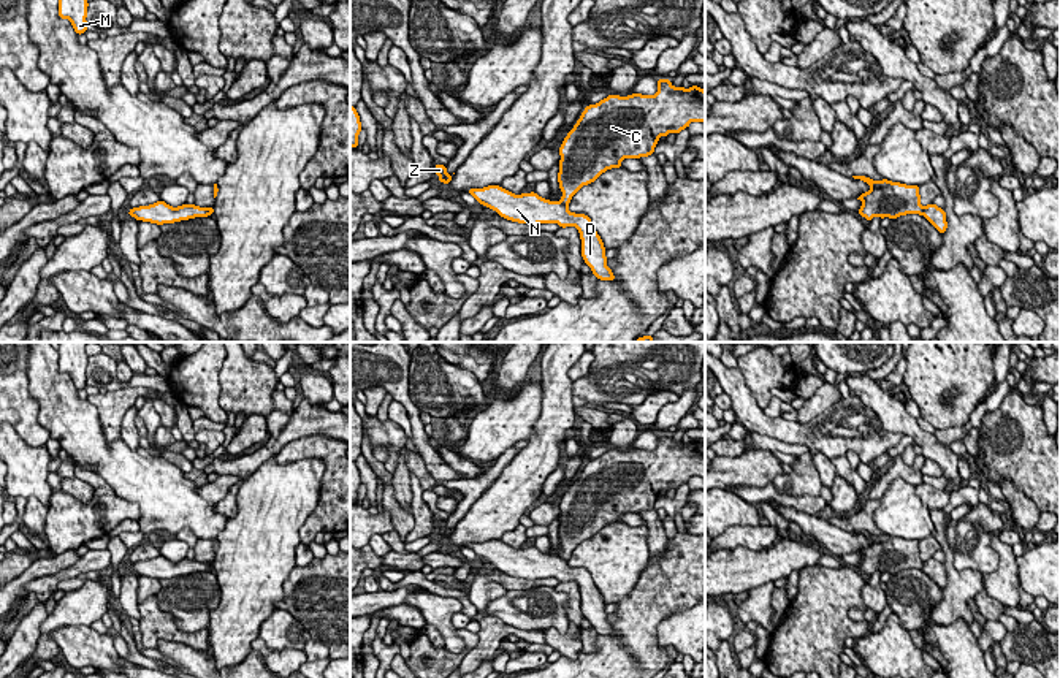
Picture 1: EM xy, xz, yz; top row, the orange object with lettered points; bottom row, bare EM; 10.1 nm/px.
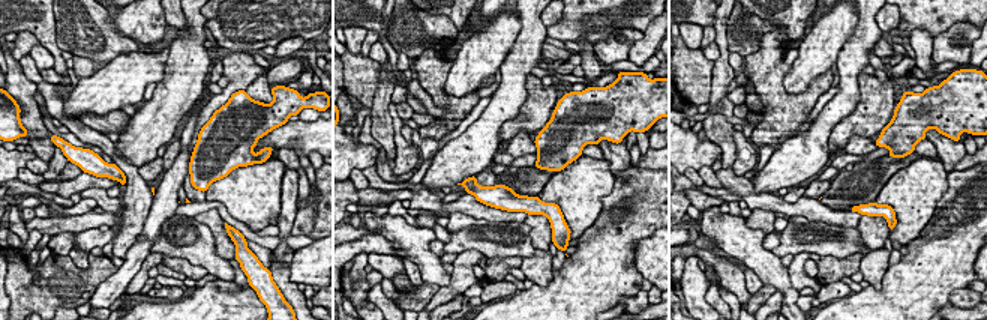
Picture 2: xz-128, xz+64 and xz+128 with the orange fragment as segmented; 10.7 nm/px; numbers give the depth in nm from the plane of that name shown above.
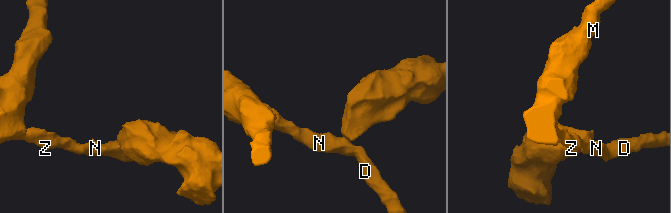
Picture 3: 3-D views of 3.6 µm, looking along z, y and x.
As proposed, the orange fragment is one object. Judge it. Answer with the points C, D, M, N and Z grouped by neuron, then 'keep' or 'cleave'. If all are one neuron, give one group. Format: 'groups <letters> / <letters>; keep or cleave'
groups C / D M N Z; cleave

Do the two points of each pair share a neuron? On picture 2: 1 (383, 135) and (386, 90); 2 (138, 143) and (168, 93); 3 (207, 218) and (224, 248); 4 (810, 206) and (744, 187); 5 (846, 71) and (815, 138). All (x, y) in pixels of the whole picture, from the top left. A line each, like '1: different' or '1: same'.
1: same
2: same
3: same
4: same
5: same

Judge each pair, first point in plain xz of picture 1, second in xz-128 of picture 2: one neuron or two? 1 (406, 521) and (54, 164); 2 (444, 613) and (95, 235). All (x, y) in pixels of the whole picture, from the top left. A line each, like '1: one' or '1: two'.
1: two
2: one

